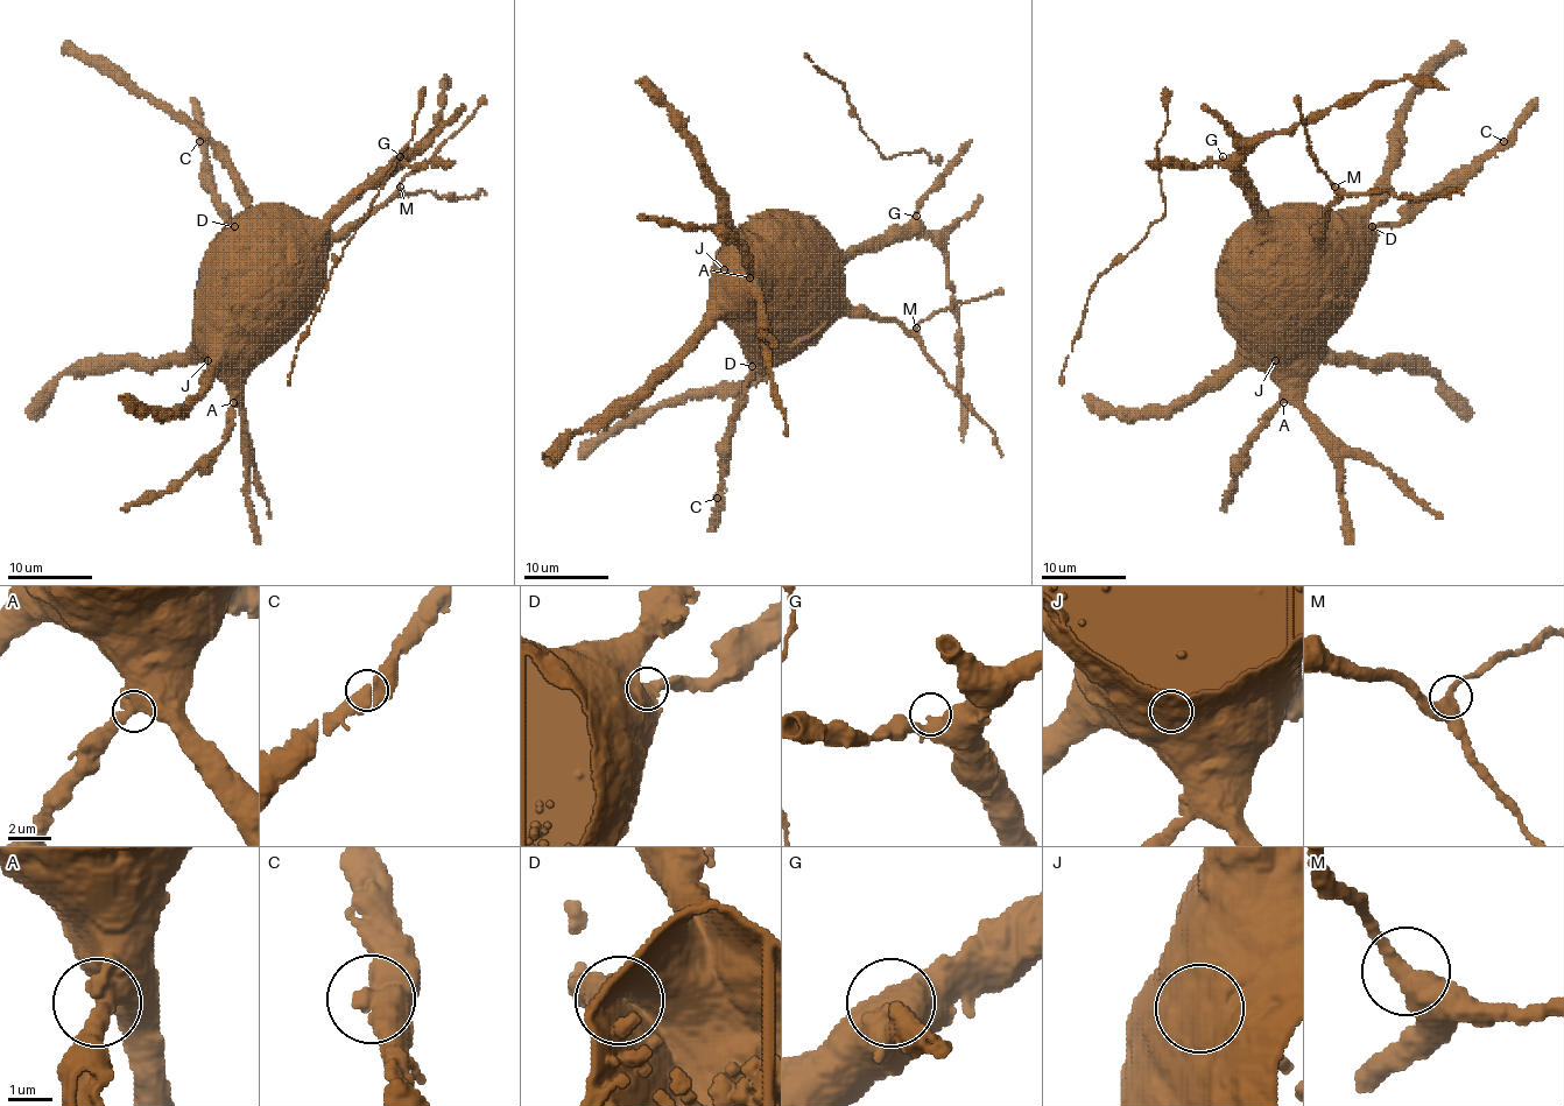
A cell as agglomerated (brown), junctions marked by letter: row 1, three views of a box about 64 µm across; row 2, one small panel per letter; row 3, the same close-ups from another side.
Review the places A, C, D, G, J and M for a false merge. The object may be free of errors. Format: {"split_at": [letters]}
{"split_at": ["C"]}

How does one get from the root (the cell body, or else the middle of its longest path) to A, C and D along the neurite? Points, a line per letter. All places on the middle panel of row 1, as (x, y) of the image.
A: (801, 220), (798, 216), (770, 244), (770, 254), (749, 277)
C: (801, 220), (781, 223), (781, 353), (770, 366), (758, 368), (745, 387), (728, 472), (716, 497)
D: (801, 220), (794, 216), (781, 223), (781, 353), (770, 364), (752, 366)

